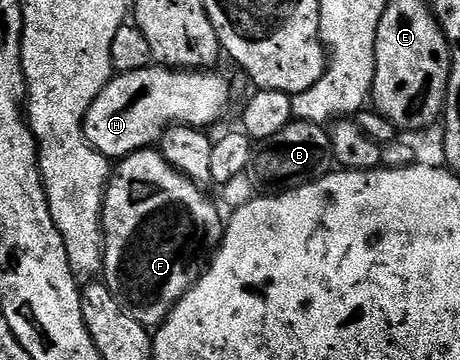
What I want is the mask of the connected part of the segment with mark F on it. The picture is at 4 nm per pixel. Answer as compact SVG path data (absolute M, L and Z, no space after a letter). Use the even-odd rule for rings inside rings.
M149 147L121 157L111 170L108 187L104 191L104 210L100 223L104 230L104 268L102 280L118 299L124 312L145 327L159 327L170 311L188 294L197 276L196 256L207 237L219 238L222 233L217 202L204 194L205 190L186 175L178 172L159 151Z

